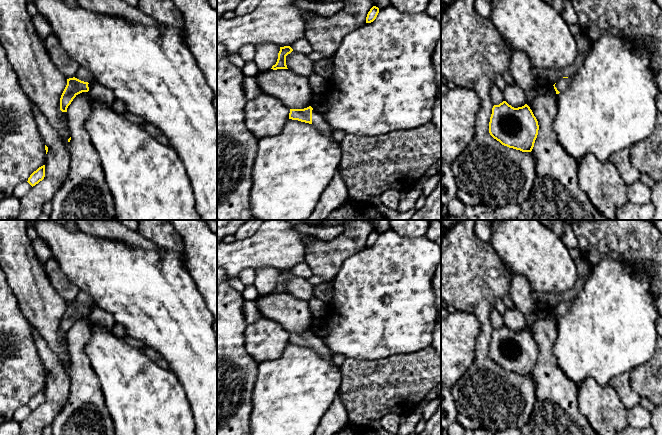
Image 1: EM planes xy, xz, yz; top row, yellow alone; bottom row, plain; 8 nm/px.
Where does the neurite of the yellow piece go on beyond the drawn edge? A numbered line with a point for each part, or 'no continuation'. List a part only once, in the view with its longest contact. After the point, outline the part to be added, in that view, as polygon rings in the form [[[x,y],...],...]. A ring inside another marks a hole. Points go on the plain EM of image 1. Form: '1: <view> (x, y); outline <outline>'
1: xz (318, 345); outline [[[314,333],[312,334],[312,349],[319,353],[324,359],[333,362],[333,353],[325,345],[324,341]]]

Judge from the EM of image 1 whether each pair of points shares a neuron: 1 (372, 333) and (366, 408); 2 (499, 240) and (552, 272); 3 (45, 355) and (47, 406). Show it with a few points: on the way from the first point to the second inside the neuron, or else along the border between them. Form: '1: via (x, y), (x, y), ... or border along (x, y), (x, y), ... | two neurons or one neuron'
1: border along (393, 354), (377, 359), (347, 358) | two neurons
2: via (512, 240), (519, 240), (539, 259) | one neuron
3: via (55, 368), (57, 373), (56, 393) | one neuron

